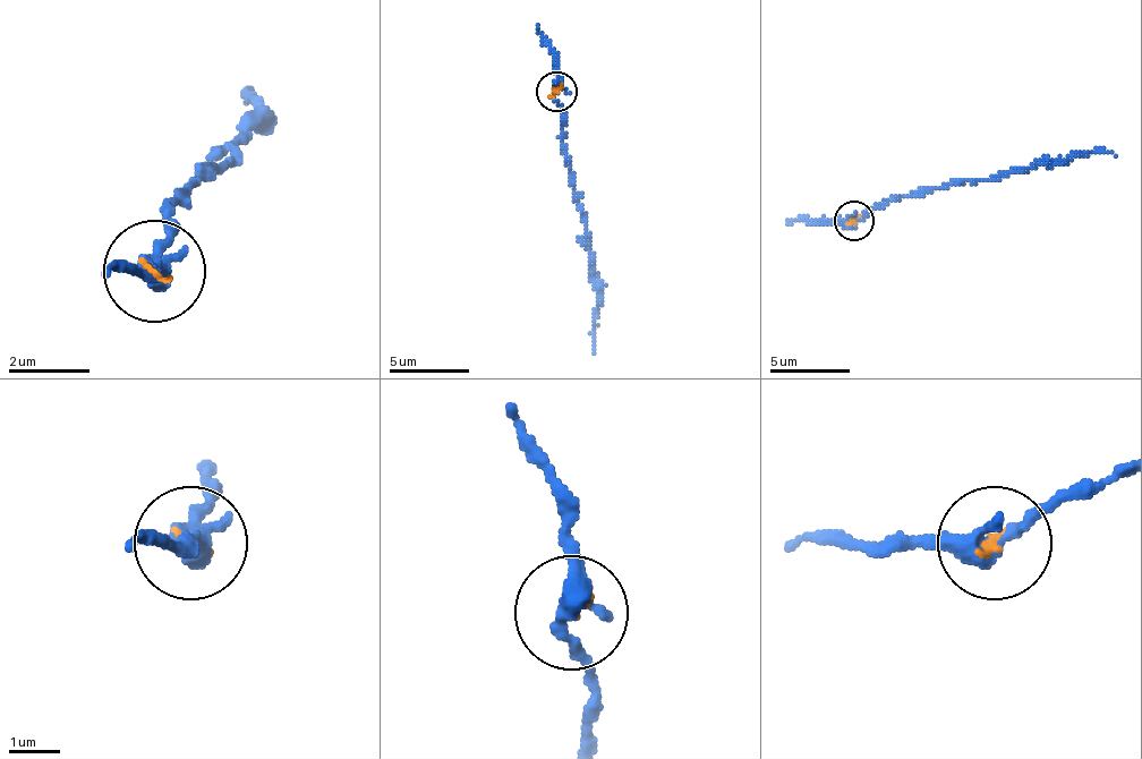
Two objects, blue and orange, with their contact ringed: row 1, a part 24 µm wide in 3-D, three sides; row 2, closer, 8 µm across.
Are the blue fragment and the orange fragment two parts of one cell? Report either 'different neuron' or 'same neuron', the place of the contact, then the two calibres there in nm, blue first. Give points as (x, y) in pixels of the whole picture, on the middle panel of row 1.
different neuron | (556, 92) | 360/100 nm

